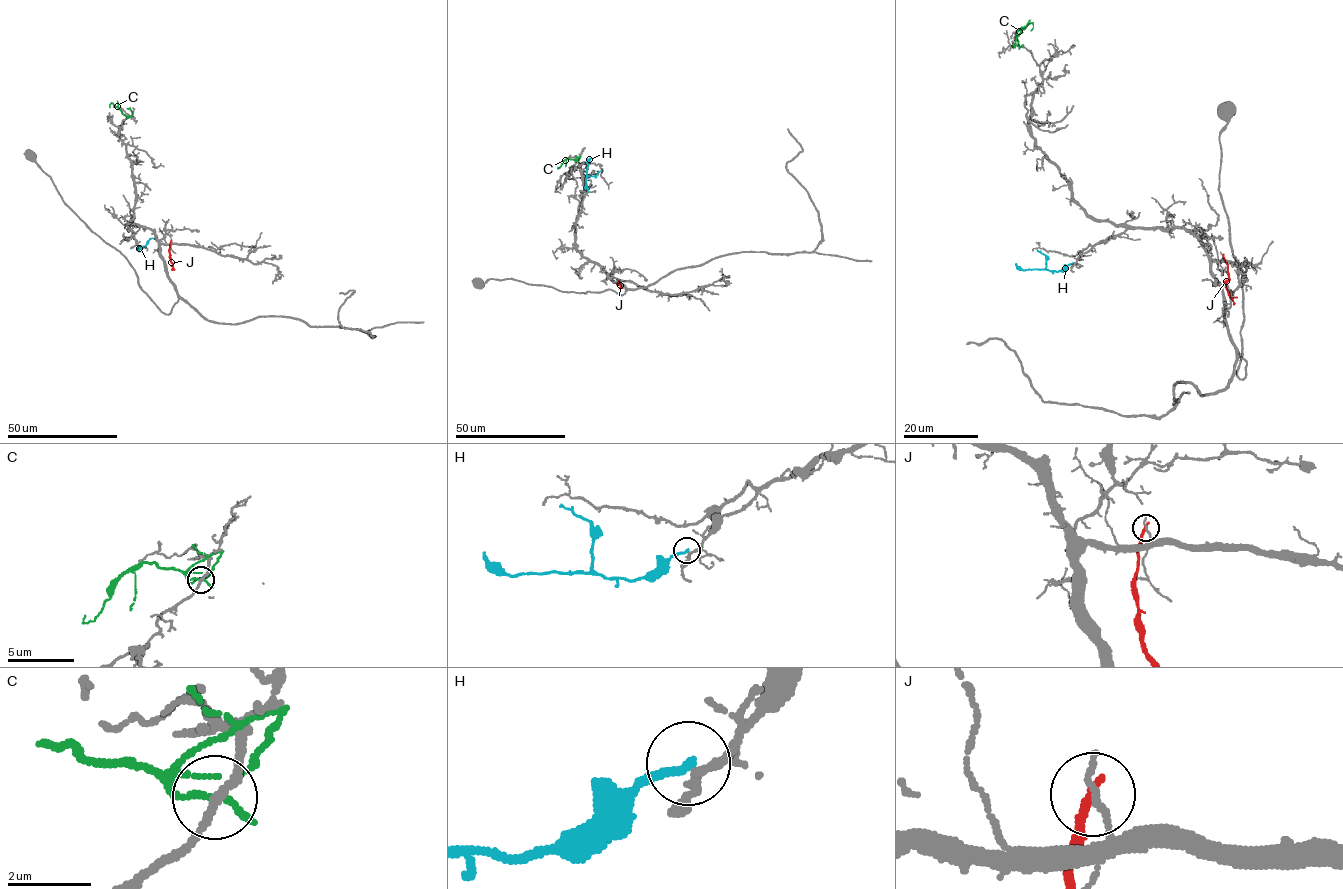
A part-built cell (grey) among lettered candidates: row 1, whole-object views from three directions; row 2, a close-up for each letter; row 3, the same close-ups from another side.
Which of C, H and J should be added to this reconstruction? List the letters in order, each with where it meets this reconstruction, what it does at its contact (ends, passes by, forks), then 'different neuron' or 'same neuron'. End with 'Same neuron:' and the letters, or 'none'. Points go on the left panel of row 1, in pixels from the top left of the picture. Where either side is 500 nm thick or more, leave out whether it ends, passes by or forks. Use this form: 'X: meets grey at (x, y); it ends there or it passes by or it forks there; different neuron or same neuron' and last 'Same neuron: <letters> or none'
C: meets grey at (129, 117); it ends there; different neuron
H: meets grey at (140, 245); it ends there; different neuron
J: meets grey at (171, 241); it ends there; different neuron
Same neuron: none

